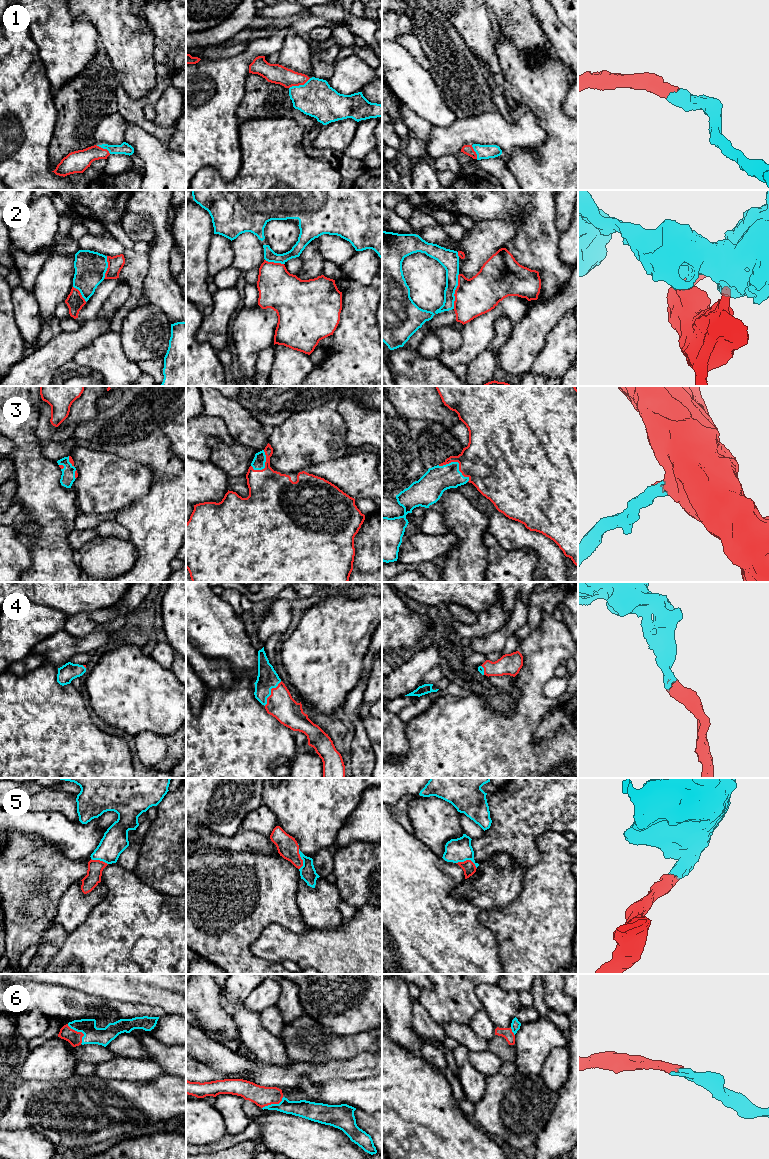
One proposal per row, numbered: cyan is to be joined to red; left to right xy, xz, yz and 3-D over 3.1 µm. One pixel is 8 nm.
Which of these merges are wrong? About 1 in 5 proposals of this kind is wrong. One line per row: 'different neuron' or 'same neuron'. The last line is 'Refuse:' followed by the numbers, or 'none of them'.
1: same neuron
2: different neuron
3: same neuron
4: same neuron
5: same neuron
6: same neuron
Refuse: 2

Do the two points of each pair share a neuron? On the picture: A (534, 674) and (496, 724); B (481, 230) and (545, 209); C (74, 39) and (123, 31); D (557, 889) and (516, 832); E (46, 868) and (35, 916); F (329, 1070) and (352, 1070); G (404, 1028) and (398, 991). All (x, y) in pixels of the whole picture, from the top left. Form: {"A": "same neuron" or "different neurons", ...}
{"A": "same neuron", "B": "different neurons", "C": "different neurons", "D": "different neurons", "E": "same neuron", "F": "same neuron", "G": "same neuron"}

